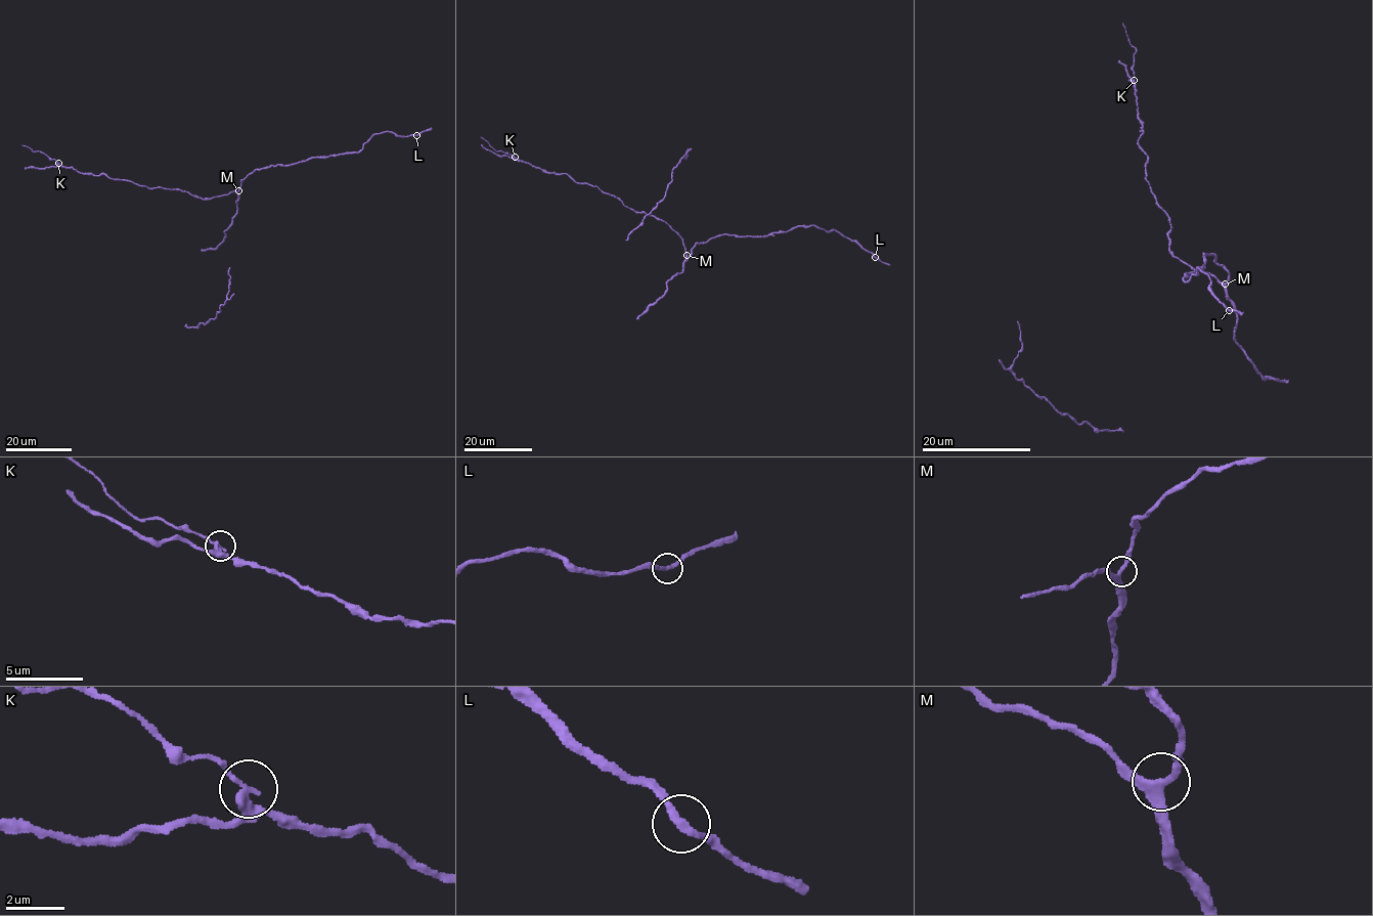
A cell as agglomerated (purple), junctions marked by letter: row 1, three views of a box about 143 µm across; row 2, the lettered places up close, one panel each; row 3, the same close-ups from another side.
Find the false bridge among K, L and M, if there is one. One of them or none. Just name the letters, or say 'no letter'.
K

